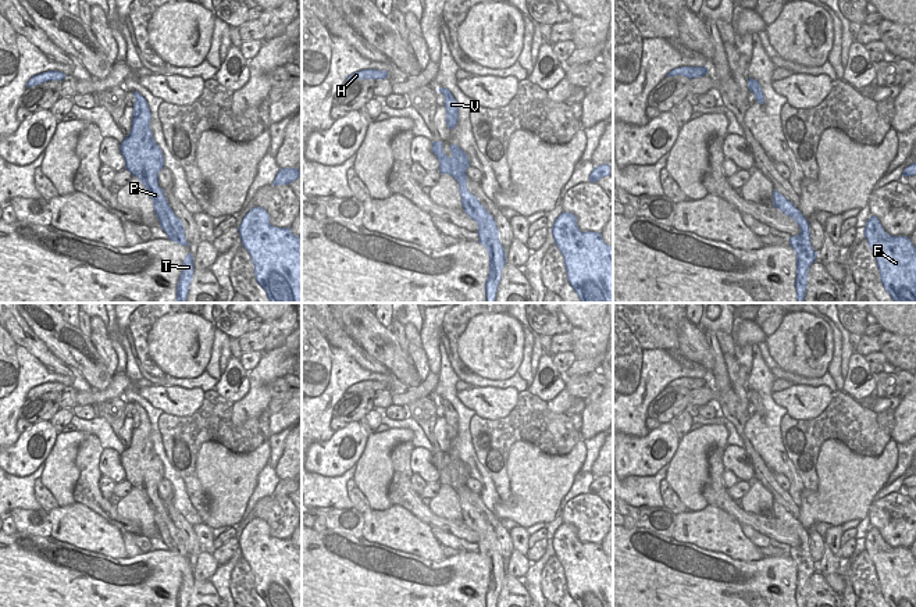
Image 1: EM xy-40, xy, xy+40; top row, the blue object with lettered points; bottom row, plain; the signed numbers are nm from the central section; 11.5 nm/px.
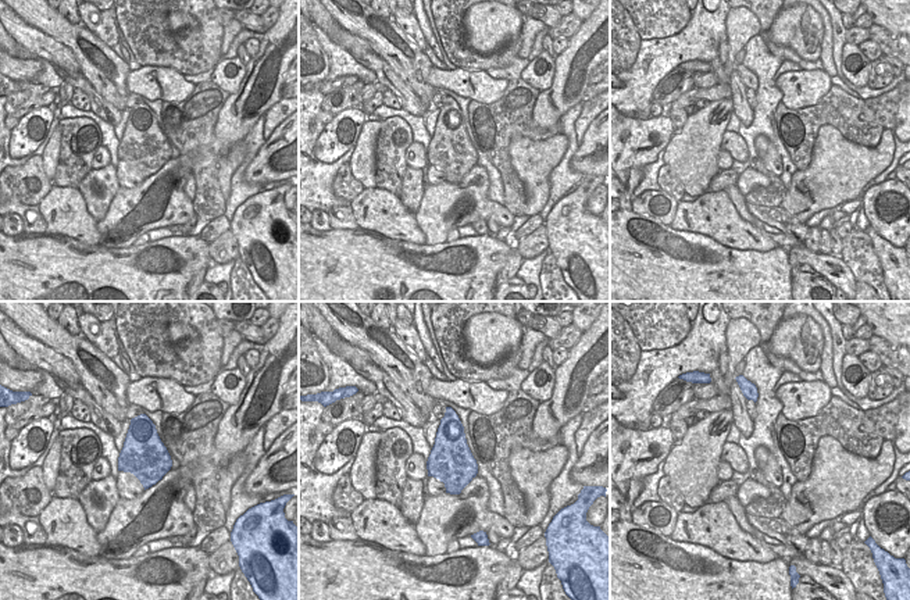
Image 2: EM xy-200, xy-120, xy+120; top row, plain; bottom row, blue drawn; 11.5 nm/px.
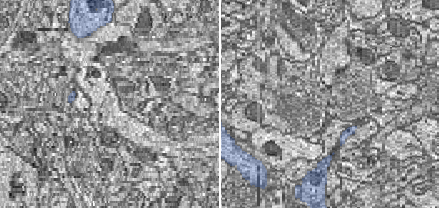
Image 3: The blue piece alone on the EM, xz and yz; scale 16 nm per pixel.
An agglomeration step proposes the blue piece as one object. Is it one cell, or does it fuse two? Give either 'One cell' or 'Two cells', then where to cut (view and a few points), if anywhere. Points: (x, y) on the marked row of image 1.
Two cells. Split along xy (452, 95), (445, 103).

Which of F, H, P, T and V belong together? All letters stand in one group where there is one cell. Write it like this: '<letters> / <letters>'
F P T V / H

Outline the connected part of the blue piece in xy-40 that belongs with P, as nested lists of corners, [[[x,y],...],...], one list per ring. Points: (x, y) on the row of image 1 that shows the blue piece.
[[[138,96],[133,103],[132,126],[120,146],[125,160],[125,169],[136,176],[146,188],[153,200],[154,213],[161,229],[168,239],[188,246],[182,221],[170,207],[164,190],[158,186],[158,172],[164,168],[164,156],[153,139],[150,129],[152,114],[143,96]]]

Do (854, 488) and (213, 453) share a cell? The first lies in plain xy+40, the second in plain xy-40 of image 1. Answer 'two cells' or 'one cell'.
one cell

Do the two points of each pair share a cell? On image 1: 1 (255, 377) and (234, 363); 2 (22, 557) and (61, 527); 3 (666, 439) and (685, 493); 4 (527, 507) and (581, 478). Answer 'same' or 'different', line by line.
1: different
2: different
3: different
4: different

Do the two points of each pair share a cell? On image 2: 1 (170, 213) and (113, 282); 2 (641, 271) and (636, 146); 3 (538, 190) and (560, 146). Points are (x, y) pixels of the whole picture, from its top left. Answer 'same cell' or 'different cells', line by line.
1: different cells
2: different cells
3: same cell

